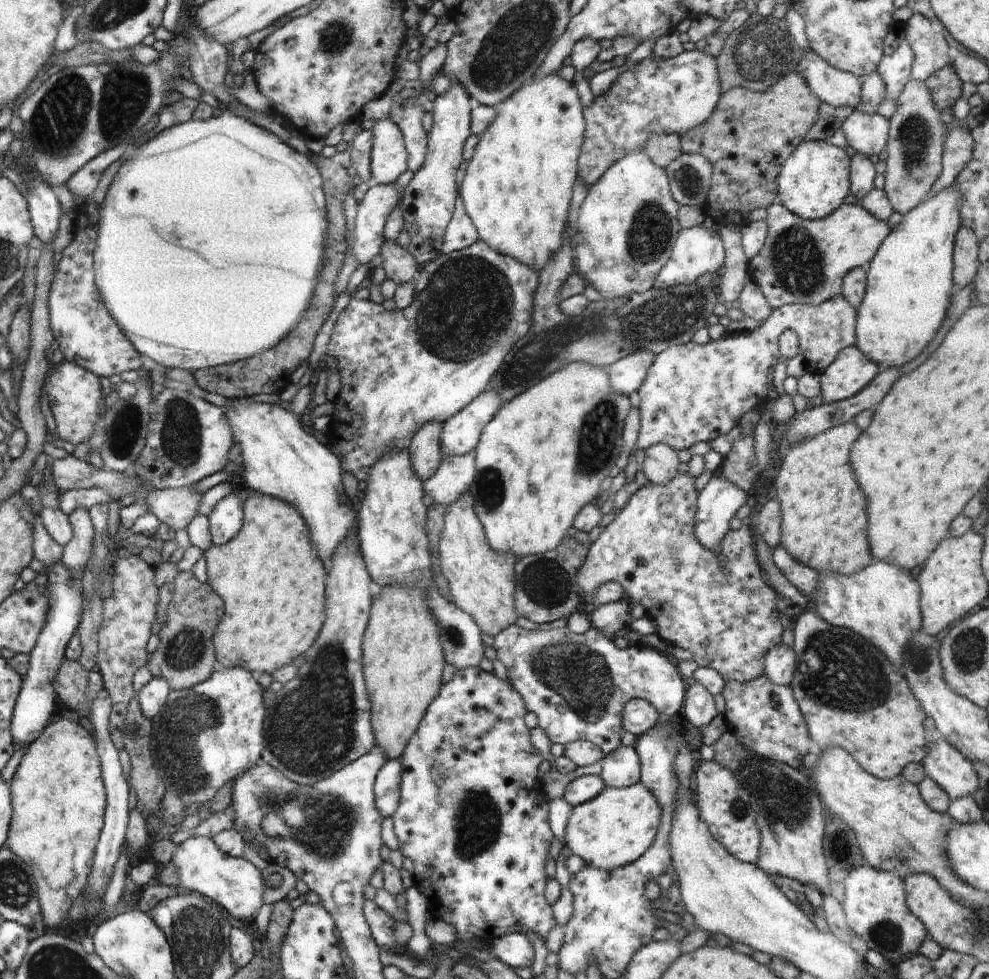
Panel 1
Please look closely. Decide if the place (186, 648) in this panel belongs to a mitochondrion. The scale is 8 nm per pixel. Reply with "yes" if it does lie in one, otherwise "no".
yes

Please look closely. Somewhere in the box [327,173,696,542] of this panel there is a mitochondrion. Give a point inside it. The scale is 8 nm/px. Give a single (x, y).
(468, 302)

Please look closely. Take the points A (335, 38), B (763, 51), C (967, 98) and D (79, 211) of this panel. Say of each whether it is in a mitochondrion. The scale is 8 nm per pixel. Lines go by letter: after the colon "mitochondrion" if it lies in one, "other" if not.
A: mitochondrion
B: mitochondrion
C: other
D: other

